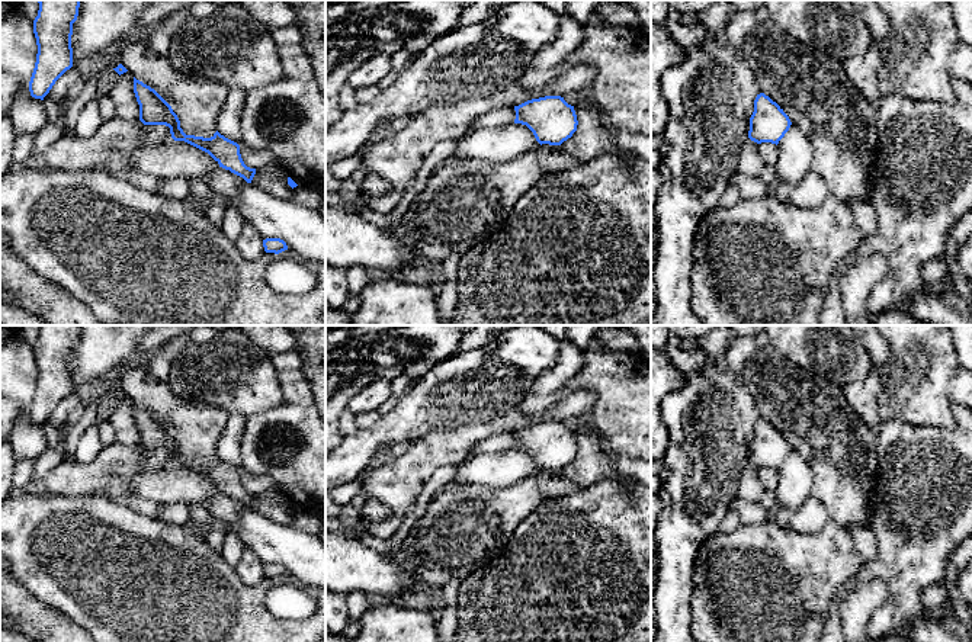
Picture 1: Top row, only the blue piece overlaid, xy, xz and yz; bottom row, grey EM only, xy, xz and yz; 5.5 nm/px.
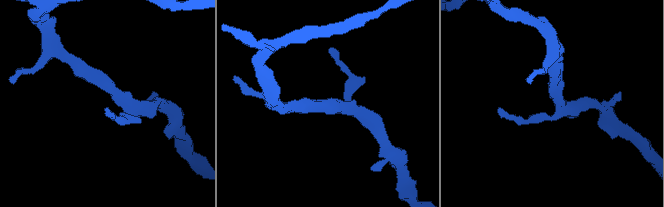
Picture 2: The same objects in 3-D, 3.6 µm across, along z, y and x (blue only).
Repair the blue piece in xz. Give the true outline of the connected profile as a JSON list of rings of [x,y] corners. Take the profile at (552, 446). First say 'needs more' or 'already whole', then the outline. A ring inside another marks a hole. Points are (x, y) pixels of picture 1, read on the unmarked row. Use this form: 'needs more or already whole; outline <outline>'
already whole; outline [[[561,421],[532,424],[514,431],[514,436],[514,449],[526,450],[540,471],[561,471],[577,456],[574,431]]]

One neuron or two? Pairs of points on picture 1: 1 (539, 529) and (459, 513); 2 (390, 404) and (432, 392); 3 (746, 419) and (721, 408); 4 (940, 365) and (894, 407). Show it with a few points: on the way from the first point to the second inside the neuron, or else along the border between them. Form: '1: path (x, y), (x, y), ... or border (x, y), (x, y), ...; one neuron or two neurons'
1: border (542, 500), (519, 523), (500, 554); two neurons
2: border (400, 397), (398, 403), (381, 416); two neurons
3: border (730, 395), (738, 427), (748, 445); two neurons
4: path (929, 376), (923, 378), (905, 395); one neuron

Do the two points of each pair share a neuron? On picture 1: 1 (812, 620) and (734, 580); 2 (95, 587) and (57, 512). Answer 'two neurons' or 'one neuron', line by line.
1: one neuron
2: one neuron

